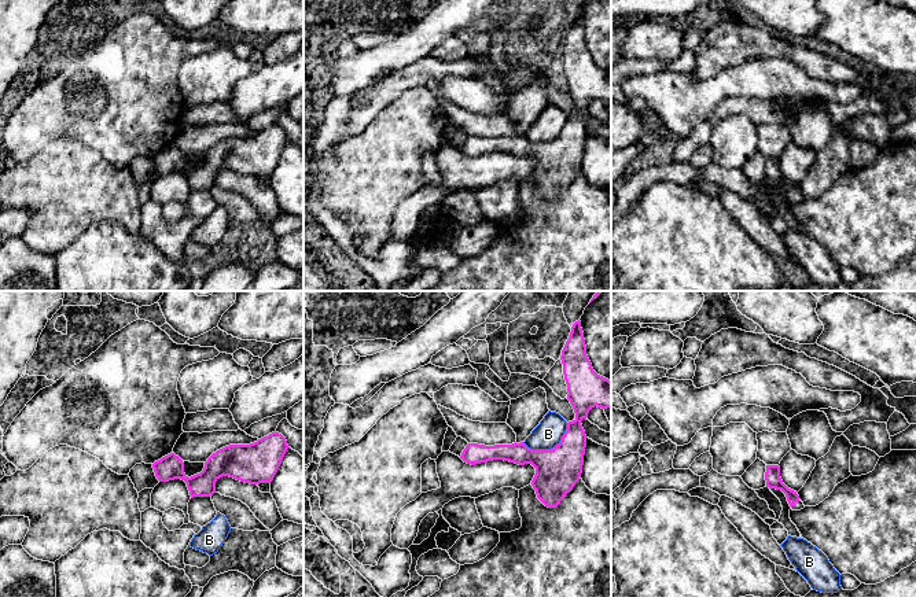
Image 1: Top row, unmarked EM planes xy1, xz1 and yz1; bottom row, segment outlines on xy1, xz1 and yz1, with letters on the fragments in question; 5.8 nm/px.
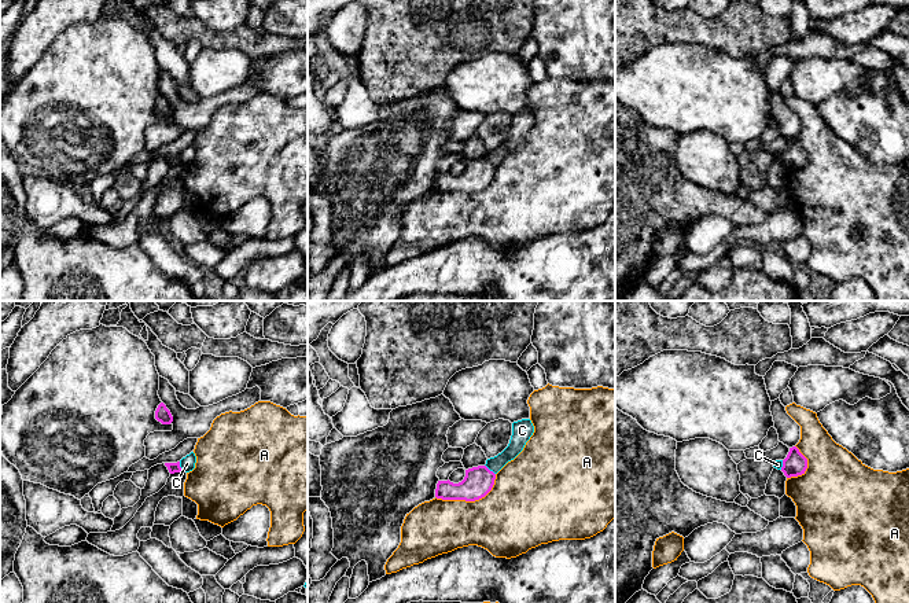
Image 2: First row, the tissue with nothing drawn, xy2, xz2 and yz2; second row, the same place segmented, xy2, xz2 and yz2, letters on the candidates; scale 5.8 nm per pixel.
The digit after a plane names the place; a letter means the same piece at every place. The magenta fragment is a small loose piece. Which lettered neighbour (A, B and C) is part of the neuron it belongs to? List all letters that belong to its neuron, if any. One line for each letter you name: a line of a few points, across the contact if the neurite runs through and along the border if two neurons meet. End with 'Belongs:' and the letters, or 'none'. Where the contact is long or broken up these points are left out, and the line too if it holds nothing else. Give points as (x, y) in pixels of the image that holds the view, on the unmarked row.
Belongs: none

